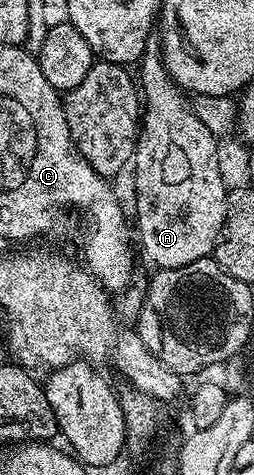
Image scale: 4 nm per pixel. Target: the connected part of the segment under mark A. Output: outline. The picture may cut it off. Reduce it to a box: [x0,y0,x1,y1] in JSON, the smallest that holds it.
[133,40,229,270]

